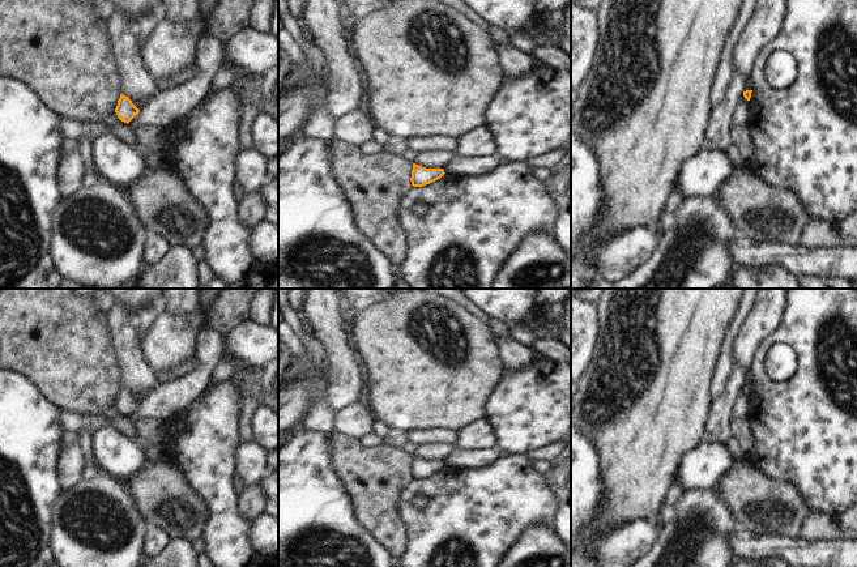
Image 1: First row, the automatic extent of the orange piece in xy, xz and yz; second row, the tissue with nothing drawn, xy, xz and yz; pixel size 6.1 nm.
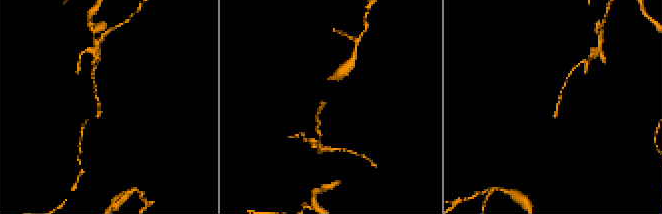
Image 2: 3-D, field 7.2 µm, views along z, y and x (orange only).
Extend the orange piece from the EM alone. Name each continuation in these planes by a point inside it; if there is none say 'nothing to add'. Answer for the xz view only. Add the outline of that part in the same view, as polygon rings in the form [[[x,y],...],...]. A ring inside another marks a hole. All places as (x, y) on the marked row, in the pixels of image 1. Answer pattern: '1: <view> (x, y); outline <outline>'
nothing to add

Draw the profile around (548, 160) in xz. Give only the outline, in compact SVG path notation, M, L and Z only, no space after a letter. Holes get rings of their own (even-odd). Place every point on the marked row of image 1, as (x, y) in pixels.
M571 142L562 145L560 148L555 148L547 153L542 153L540 155L534 155L526 159L526 165L532 169L547 169L550 170L557 162L559 162L563 155L570 149Z

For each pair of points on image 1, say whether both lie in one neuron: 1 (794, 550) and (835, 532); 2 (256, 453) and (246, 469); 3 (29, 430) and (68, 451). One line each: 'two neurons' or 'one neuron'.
1: two neurons
2: one neuron
3: two neurons

